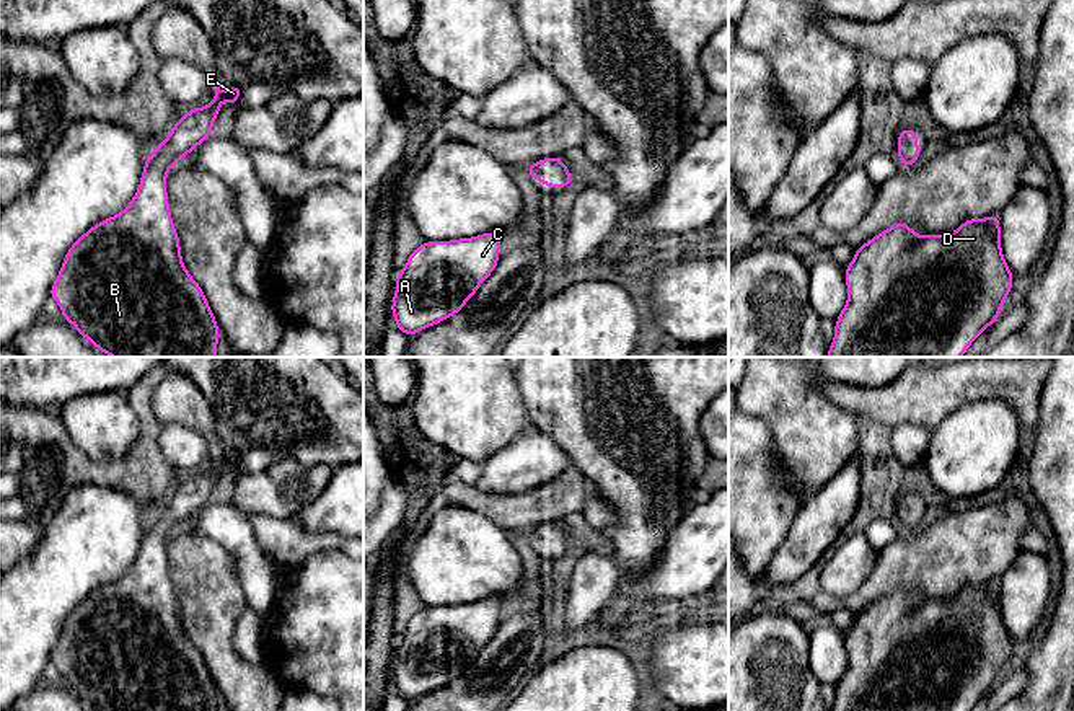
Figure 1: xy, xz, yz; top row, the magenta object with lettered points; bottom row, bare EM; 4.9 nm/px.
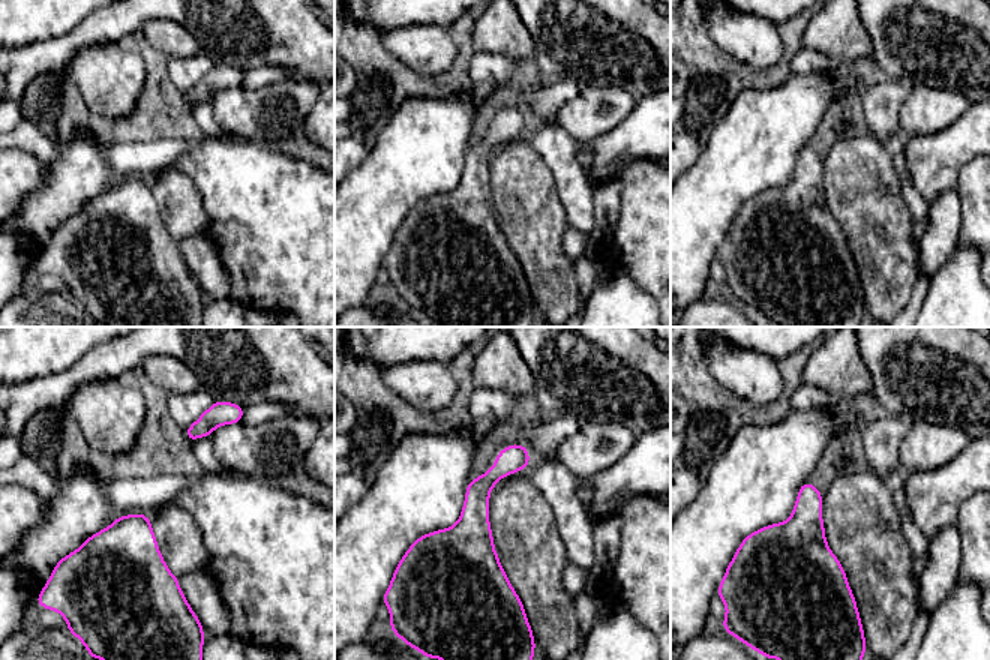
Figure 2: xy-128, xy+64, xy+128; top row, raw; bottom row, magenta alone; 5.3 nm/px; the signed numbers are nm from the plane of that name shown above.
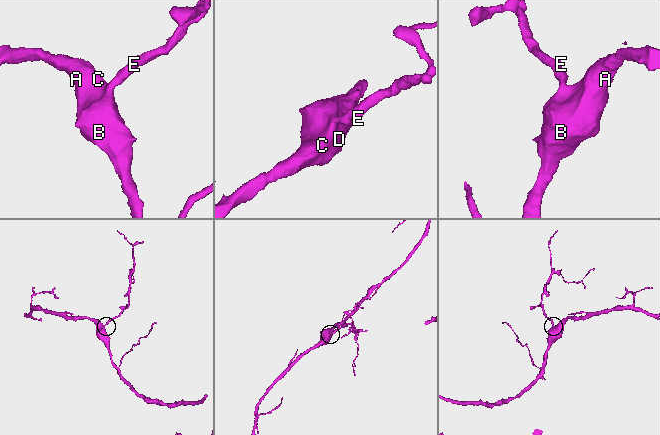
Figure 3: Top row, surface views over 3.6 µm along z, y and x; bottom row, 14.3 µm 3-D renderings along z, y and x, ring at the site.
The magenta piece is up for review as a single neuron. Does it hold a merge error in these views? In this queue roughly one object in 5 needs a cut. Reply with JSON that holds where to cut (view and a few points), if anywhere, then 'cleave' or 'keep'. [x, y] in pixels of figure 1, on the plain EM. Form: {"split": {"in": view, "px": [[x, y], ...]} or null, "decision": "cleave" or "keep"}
{"split": null, "decision": "keep"}

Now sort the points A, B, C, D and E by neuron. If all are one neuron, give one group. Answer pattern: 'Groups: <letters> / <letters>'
Groups: A B C D E

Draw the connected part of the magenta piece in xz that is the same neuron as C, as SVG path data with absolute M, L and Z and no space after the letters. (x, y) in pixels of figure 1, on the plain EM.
M499 597L425 607L398 638L391 678L401 698L416 698L461 677L500 625Z

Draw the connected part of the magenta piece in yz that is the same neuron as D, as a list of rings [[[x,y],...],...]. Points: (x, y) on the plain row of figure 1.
[[[999,581],[966,584],[950,600],[916,600],[908,589],[896,587],[857,612],[844,634],[847,669],[836,683],[830,711],[971,711],[1002,680],[1001,672],[1014,649],[1014,638],[1002,620],[999,594]]]

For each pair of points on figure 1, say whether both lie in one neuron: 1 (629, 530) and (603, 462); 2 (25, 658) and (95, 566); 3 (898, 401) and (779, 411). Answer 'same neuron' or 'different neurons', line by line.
1: same neuron
2: same neuron
3: different neurons

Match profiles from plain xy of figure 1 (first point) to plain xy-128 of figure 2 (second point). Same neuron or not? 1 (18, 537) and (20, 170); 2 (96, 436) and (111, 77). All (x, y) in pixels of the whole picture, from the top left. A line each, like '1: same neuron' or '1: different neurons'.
1: same neuron
2: same neuron

